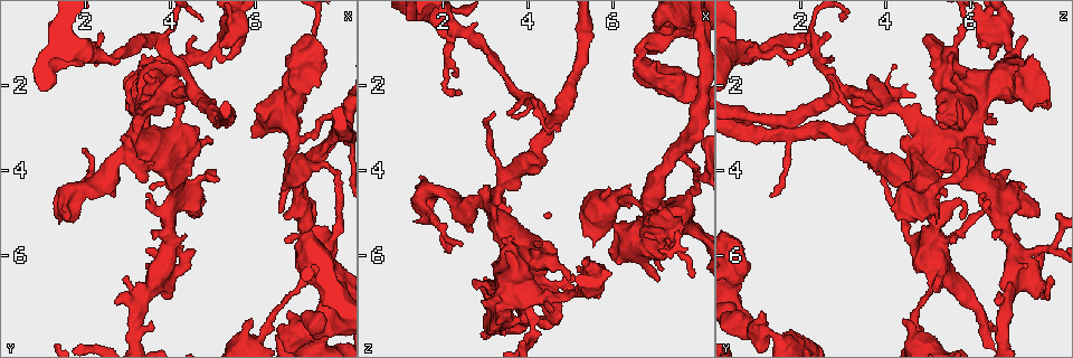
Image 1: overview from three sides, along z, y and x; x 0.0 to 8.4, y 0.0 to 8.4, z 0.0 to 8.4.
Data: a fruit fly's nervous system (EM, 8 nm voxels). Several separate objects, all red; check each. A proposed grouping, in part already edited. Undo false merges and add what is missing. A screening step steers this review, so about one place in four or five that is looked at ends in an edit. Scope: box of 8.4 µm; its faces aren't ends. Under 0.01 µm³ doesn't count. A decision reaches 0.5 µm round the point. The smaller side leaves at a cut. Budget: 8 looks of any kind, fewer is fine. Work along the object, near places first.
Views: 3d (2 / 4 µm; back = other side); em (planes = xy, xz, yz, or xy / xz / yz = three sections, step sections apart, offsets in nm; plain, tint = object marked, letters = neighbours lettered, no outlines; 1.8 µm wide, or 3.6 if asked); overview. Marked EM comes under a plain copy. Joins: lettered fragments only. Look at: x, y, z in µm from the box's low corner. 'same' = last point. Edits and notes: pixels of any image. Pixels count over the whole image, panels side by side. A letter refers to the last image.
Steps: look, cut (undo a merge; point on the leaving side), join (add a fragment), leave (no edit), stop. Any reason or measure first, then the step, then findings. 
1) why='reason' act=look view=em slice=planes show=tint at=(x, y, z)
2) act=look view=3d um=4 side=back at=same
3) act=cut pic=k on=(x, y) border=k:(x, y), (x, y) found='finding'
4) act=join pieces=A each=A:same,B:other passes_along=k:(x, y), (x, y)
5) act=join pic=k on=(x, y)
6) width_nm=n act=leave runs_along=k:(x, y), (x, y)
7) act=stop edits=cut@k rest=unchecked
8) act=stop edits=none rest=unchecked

why='sharp bend' act=look view=3d um=4 at=(6.90, 7.80, 1.05)

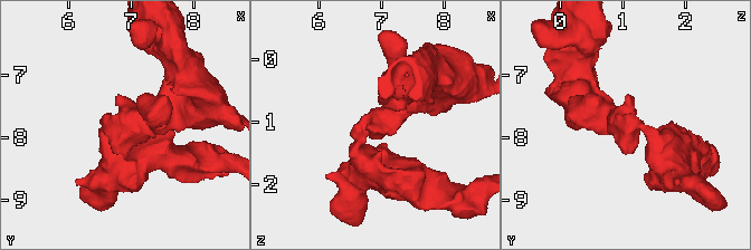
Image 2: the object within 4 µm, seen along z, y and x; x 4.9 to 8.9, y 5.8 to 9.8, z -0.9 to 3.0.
act=look view=em slice=planes show=letters at=(6.85, 7.80, 1.05)

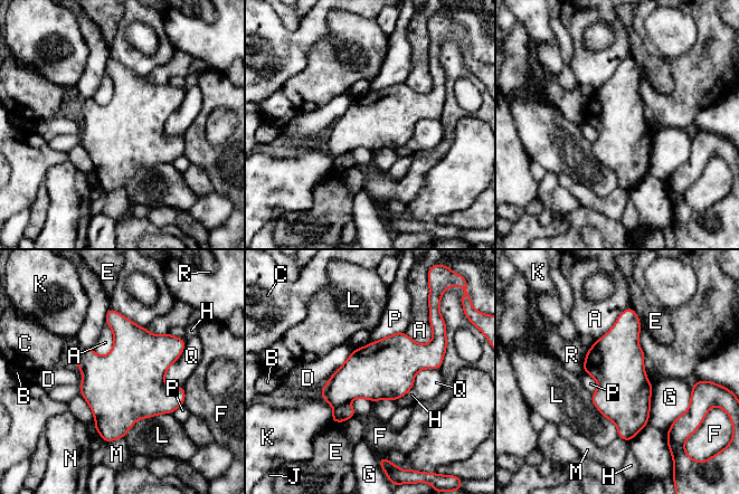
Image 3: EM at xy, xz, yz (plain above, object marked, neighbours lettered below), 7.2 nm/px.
longest_contact=G:440nm act=cut pic=3 on=(341, 414) each=A:other,B:other,C:other,D:other,E:other,F:other,G:other,H:other,J:other,K:other,L:other,M:other,N:other,P:other,Q:other,R:other border=3:(348, 402), (334, 408) found='a second neuron is stuck on'

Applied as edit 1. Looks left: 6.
why='small branch off a trunk' act=look view=3d um=2 at=(7.00, 6.70, 5.00)

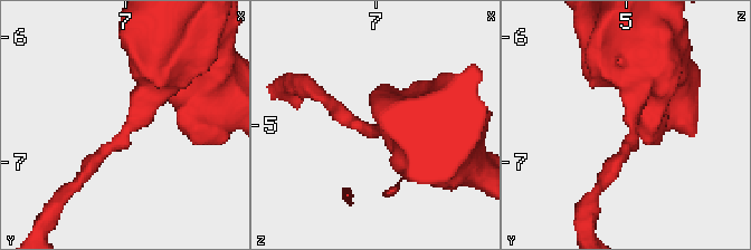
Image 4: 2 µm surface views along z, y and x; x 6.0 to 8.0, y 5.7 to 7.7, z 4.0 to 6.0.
arms=3 act=look view=em slice=planes show=letters at=(7.02, 6.70, 5.02)

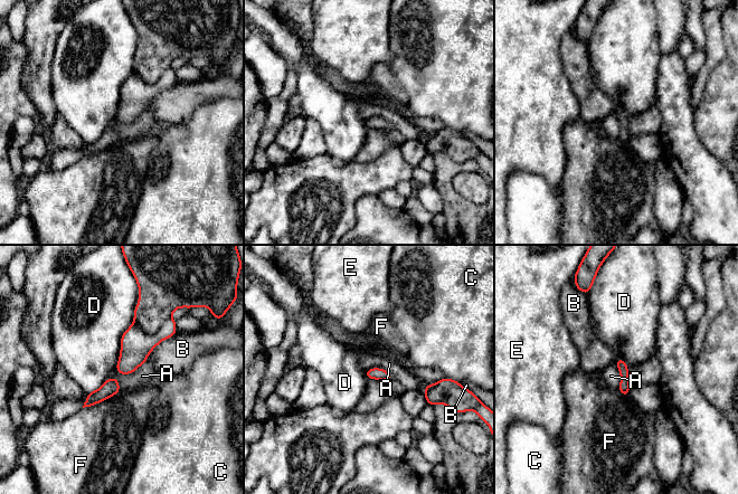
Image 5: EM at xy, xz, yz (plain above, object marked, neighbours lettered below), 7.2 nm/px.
longest_contact=D:550nm act=cut pic=5 on=(135, 344) each=A:other,B:other,C:other,D:other,E:other,F:other border=5:(170, 317), (152, 333), (134, 323) found='two neurons meet here'

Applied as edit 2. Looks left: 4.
act=look view=overview

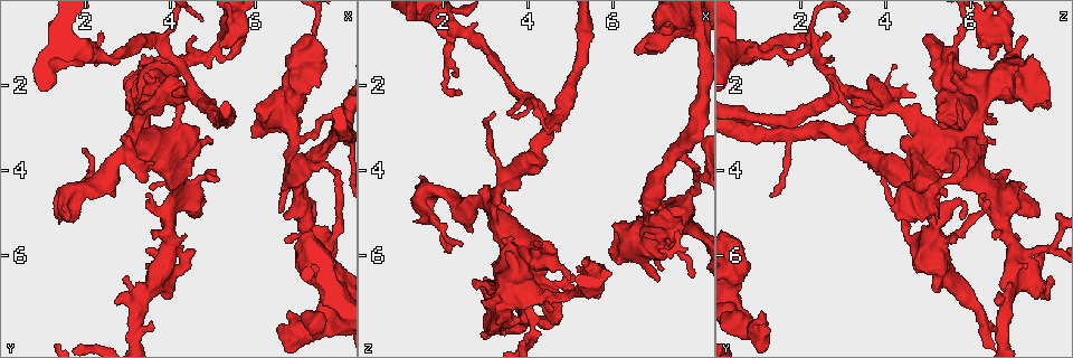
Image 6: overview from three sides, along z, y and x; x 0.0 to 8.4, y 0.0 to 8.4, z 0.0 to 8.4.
act=look view=em slice=planes show=letters at=(7.30, 1.55, 5.45)

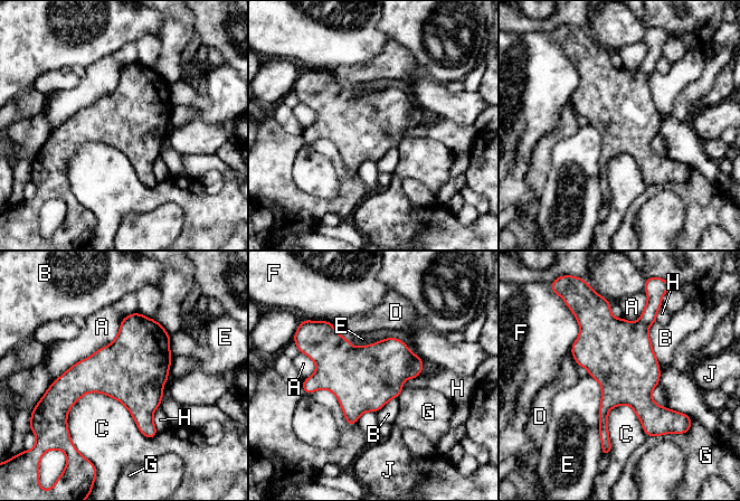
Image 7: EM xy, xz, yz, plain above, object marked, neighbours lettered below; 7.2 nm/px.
width_nm=460 act=leave each=A:other,B:other,C:other,D:other,E:other,F:other,G:other,H:other,J:other border=7:(66, 415), (103, 393), (158, 433) found='all the same neuron'

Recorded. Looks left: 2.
act=stop edits=cut@3,cut@5 rest=unchecked

